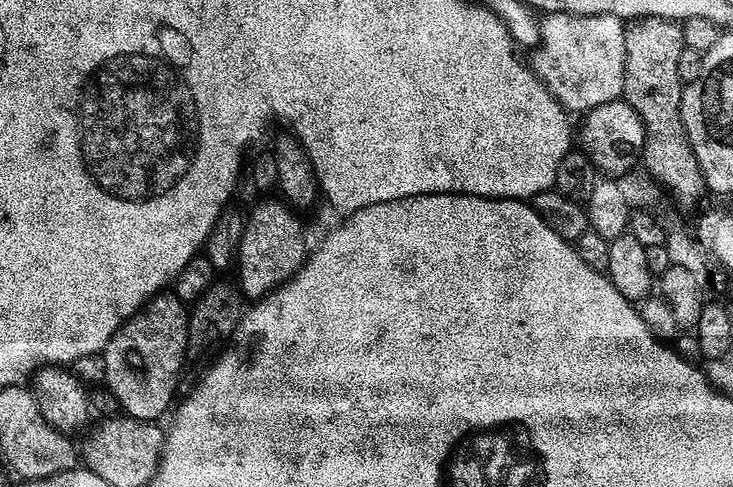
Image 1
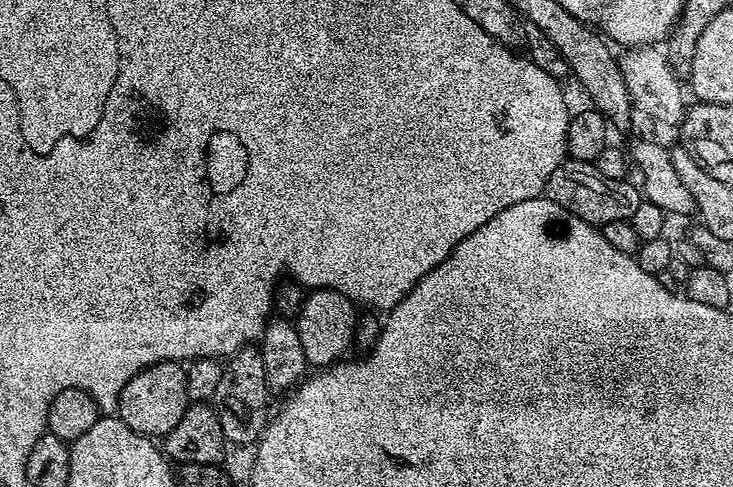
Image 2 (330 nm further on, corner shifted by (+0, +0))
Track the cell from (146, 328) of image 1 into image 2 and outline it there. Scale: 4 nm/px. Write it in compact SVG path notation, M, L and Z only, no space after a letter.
M167 360L166 362L151 364L150 367L134 374L134 378L130 378L130 382L126 382L120 395L118 415L122 422L126 422L126 426L130 426L130 430L149 438L163 438L167 436L170 430L174 430L174 426L178 426L178 422L182 422L182 414L186 414L189 403L185 365L175 360Z

